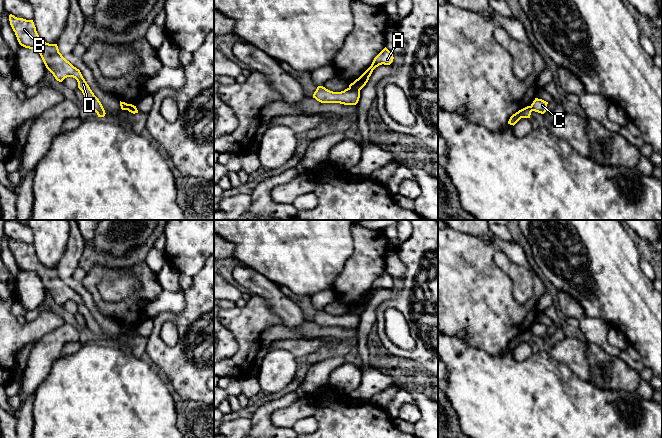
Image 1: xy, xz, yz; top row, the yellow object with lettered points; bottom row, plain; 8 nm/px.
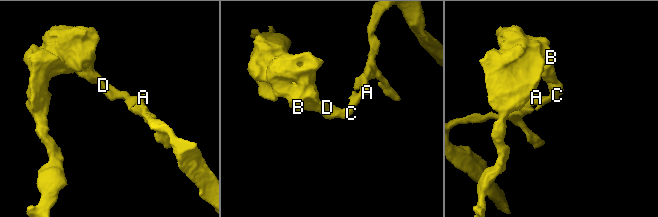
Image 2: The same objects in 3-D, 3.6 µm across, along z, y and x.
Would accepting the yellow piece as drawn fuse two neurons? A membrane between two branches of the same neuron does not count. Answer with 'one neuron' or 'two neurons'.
two neurons

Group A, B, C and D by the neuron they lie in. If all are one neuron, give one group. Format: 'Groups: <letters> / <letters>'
Groups: A / B C D

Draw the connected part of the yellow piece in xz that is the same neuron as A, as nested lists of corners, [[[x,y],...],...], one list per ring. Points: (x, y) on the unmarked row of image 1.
[[[385,271],[373,284],[371,290],[349,312],[360,315],[368,306],[373,294],[379,289],[390,289],[393,286],[393,278]]]

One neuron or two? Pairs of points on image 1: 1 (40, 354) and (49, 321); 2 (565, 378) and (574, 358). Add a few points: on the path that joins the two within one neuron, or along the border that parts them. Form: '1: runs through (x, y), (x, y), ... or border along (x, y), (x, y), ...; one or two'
1: border along (64, 322), (37, 340); two
2: border along (550, 355), (564, 363), (575, 374), (587, 381); two

